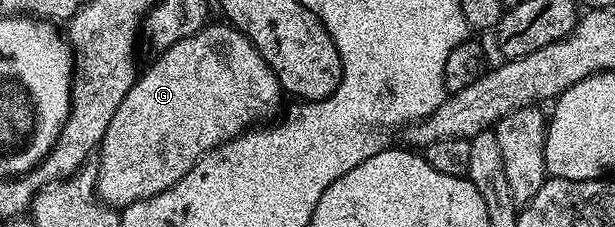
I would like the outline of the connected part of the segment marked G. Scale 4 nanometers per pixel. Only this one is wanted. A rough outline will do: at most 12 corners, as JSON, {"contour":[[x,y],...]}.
{"contour":[[202,27],[136,78],[97,152],[122,209],[280,114],[238,27]]}

